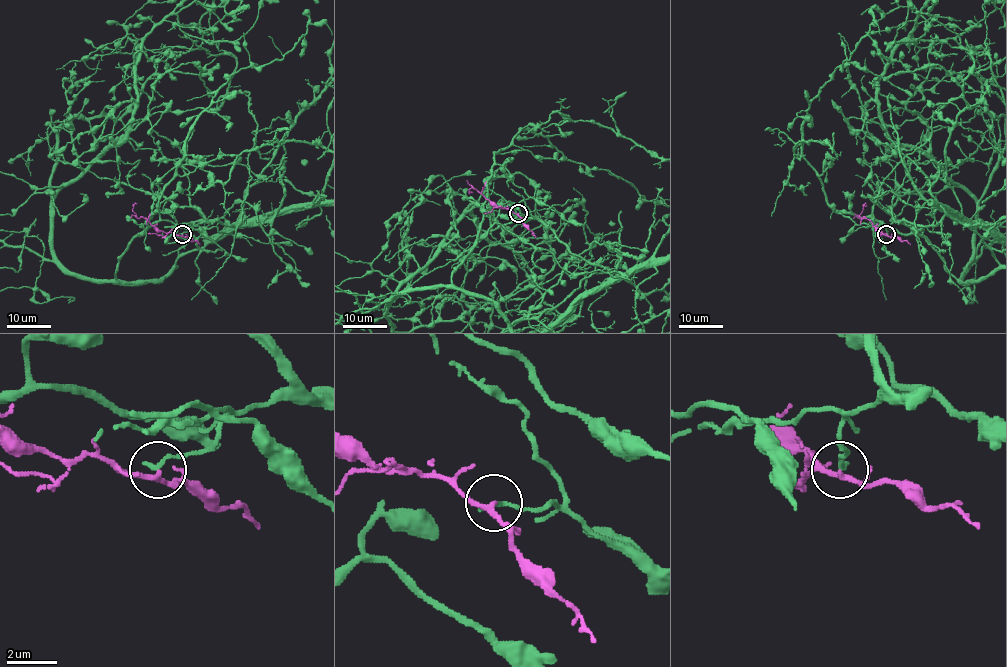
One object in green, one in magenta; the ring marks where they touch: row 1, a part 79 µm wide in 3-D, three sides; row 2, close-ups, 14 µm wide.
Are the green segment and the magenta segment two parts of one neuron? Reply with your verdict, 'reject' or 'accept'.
reject

